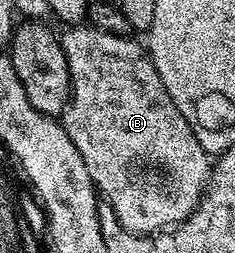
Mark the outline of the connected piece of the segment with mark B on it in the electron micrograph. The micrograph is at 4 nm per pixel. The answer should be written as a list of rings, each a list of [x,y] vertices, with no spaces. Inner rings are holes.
[[[70,25],[63,31],[66,32],[61,32],[60,38],[63,42],[62,48],[66,54],[66,60],[68,61],[70,99],[66,102],[66,108],[61,113],[60,122],[63,129],[68,133],[68,137],[72,137],[72,145],[76,145],[76,153],[80,153],[80,157],[84,157],[84,165],[88,169],[88,177],[92,177],[97,194],[105,202],[112,205],[120,225],[124,225],[124,229],[128,229],[137,235],[154,237],[184,222],[189,217],[190,212],[198,205],[200,192],[203,190],[204,184],[212,171],[212,159],[206,150],[202,148],[200,141],[196,141],[196,133],[192,133],[188,121],[184,121],[184,117],[180,113],[180,109],[176,109],[172,97],[168,97],[168,89],[164,89],[164,81],[160,81],[160,73],[156,73],[154,63],[144,50],[143,44],[141,47],[134,40],[134,37],[104,33],[89,25]]]

